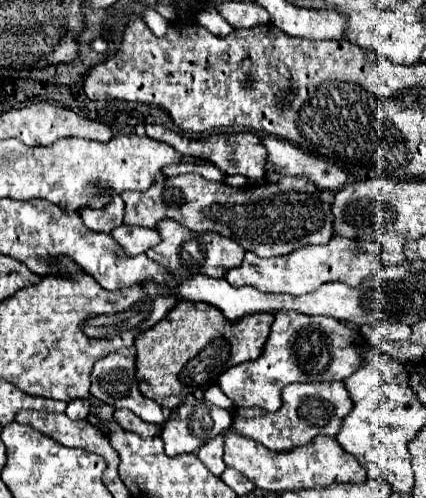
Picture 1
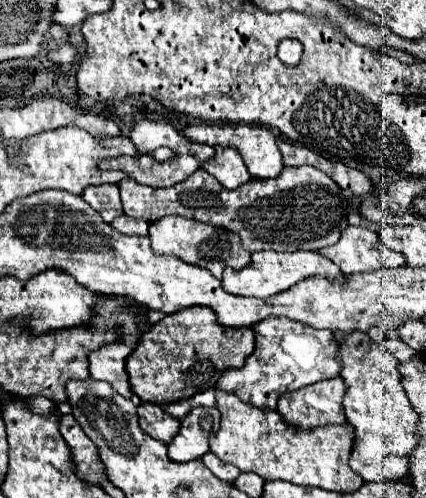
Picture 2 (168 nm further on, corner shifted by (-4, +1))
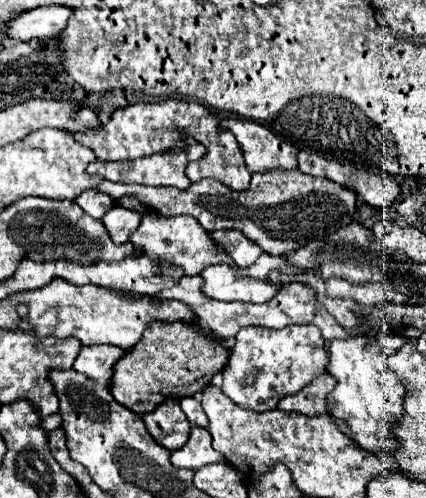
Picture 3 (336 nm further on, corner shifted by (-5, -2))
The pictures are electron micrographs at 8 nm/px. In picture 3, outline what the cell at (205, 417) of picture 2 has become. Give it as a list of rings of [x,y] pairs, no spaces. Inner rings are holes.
[[[193,427],[189,441],[171,453],[173,467],[185,467],[185,469],[199,469],[203,465],[219,463],[223,461],[223,455],[211,447],[211,435],[207,429]]]

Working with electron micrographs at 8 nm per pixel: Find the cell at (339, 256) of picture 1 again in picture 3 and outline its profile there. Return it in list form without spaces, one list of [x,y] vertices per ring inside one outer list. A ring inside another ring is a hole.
[[[263,253],[249,269],[233,271],[229,265],[213,265],[201,271],[205,281],[203,293],[217,301],[269,301],[279,287],[269,283],[265,275],[269,275],[273,267],[281,267],[281,263],[285,263],[285,257],[271,257]]]

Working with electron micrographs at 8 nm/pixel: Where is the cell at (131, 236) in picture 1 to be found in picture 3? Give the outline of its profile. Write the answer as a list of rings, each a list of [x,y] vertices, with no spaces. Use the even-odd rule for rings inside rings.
[[[115,205],[101,217],[101,223],[111,235],[111,241],[115,245],[123,245],[129,241],[133,229],[137,229],[137,223],[141,223],[141,215],[137,215],[137,211],[125,211],[123,207]]]

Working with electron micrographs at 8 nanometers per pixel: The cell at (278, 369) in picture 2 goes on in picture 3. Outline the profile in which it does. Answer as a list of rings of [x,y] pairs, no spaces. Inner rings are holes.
[[[293,325],[281,331],[243,327],[235,337],[235,345],[223,369],[221,389],[239,407],[263,413],[275,409],[281,397],[301,391],[309,379],[323,373],[325,367],[327,353],[321,331],[313,325]]]

